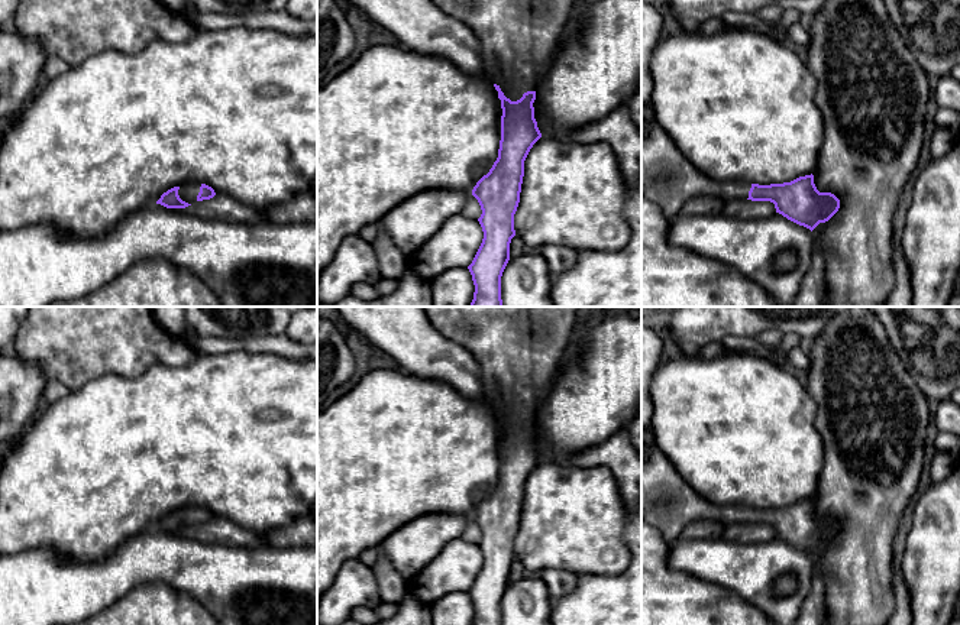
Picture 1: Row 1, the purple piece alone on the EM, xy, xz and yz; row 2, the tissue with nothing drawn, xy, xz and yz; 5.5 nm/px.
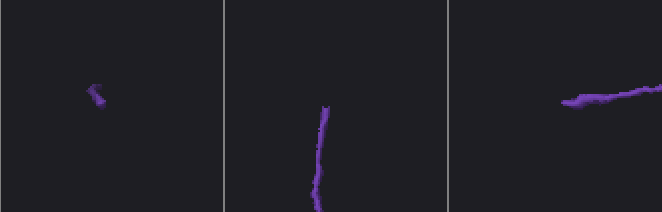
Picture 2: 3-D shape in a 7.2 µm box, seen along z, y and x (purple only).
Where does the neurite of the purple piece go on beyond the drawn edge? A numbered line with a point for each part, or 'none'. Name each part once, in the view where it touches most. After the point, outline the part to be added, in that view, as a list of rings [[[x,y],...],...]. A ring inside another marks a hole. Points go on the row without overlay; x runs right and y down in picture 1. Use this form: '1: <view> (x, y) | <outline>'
1: xz (514, 346) | [[[423,307],[433,327],[446,339],[462,344],[476,360],[478,375],[484,382],[485,399],[504,420],[517,425],[527,415],[534,415],[544,375],[557,366],[566,346],[575,339],[579,307]]]

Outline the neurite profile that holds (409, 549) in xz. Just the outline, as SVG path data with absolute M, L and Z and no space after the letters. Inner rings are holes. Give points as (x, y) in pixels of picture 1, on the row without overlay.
M429 512L390 534L381 545L394 569L410 580L447 543L462 537L471 518L463 514Z

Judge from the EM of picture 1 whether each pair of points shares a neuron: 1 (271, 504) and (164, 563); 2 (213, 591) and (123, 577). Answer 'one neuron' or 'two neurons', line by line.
1: two neurons
2: one neuron

